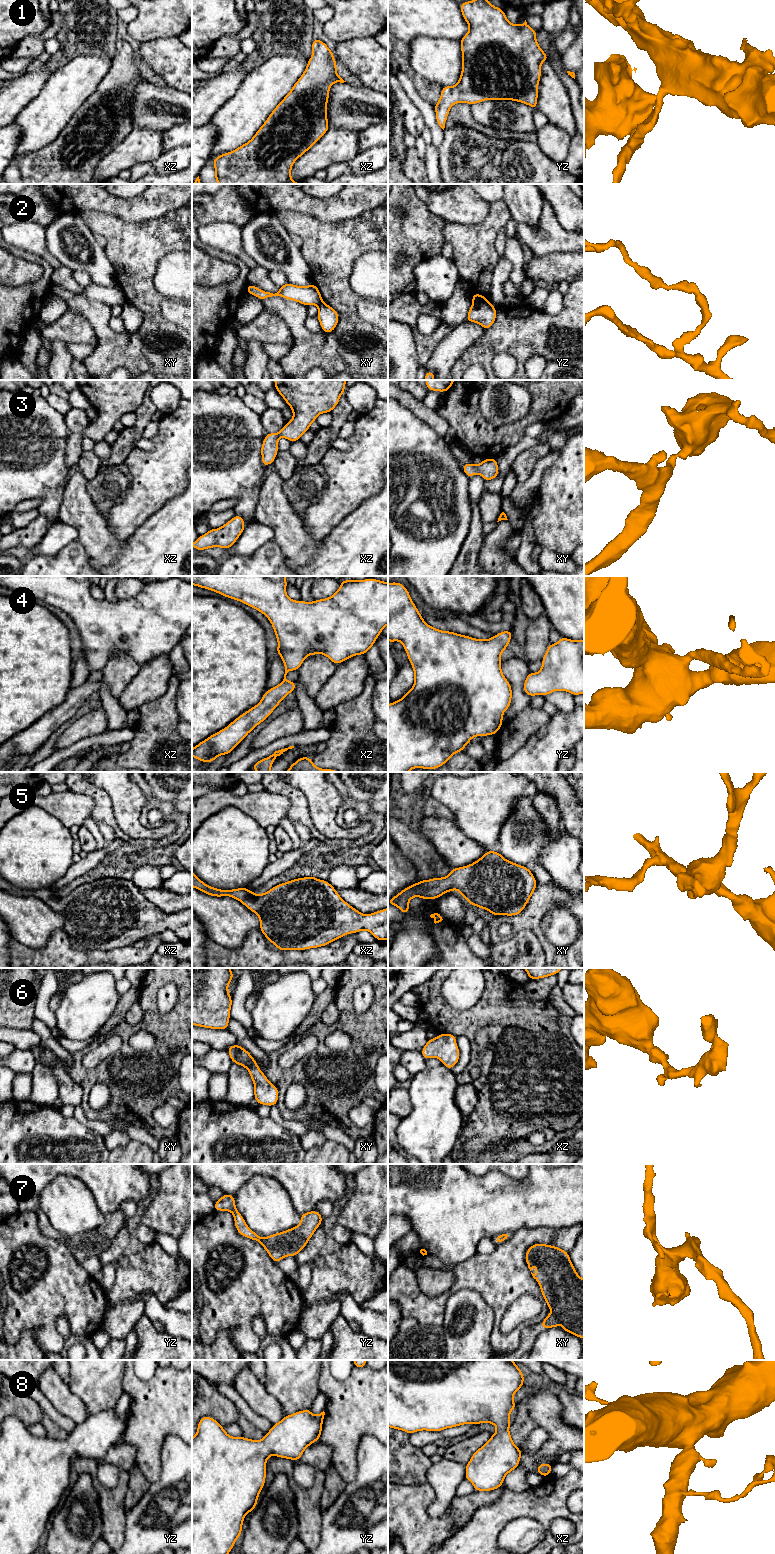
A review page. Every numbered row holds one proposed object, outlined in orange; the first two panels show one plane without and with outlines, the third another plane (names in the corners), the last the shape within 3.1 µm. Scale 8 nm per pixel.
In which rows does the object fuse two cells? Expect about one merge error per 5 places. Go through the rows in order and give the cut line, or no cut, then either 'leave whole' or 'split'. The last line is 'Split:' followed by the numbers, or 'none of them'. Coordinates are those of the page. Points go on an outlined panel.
1: no cut; leave whole
2: cut in yz along (487, 300), (472, 305); split
3: no cut; leave whole
4: no cut; leave whole
5: no cut; leave whole
6: no cut; leave whole
7: no cut; leave whole
8: no cut; leave whole
Split: 2

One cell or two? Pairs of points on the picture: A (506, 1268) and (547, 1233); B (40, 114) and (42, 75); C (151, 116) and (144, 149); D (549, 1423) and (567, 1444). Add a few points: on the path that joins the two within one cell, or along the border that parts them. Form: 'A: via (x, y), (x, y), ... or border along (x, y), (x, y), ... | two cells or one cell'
A: via (511, 1256), (531, 1236), (535, 1235) | one cell
B: border along (53, 71), (43, 87), (25, 105) | two cells
C: border along (133, 128), (162, 130) | two cells
D: via (554, 1428), (565, 1439) | one cell

